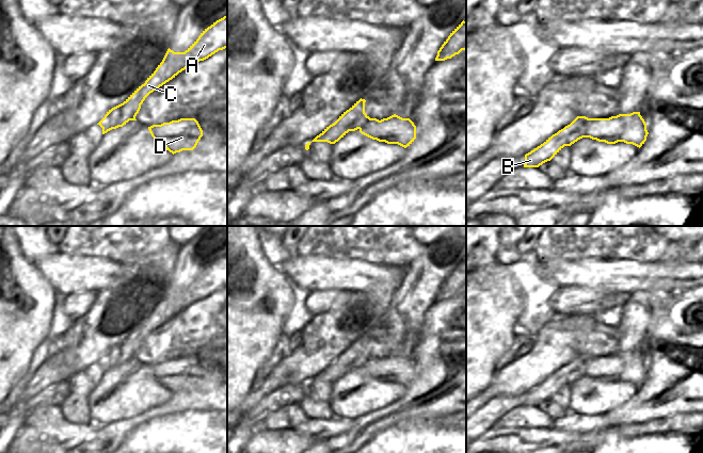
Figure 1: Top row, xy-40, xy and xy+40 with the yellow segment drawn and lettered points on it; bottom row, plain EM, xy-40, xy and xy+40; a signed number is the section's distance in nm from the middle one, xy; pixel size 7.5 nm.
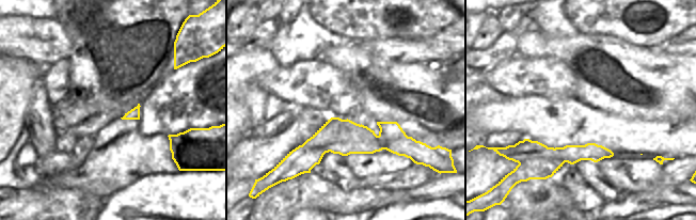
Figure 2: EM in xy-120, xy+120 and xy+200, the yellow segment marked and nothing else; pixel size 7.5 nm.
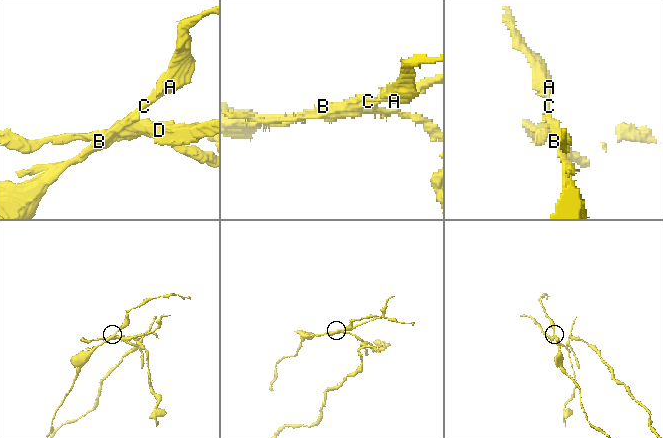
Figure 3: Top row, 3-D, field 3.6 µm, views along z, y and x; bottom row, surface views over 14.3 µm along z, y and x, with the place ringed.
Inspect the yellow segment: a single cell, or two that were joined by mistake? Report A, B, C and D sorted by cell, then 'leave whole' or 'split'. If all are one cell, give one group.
groups A B C / D; split

